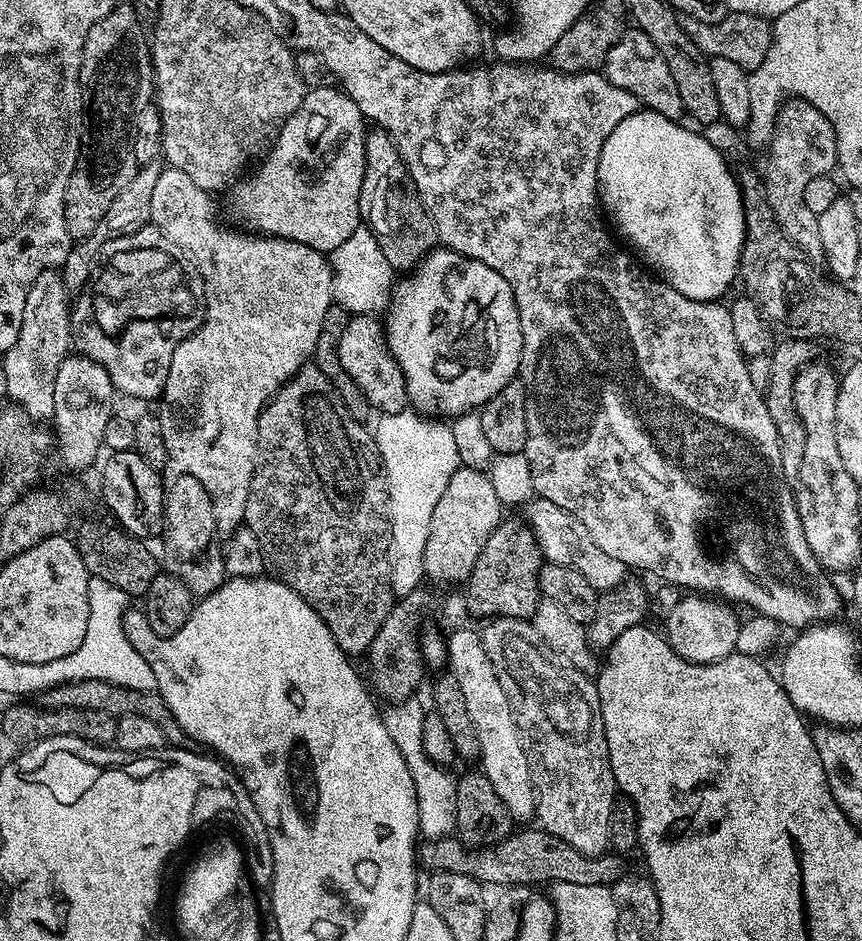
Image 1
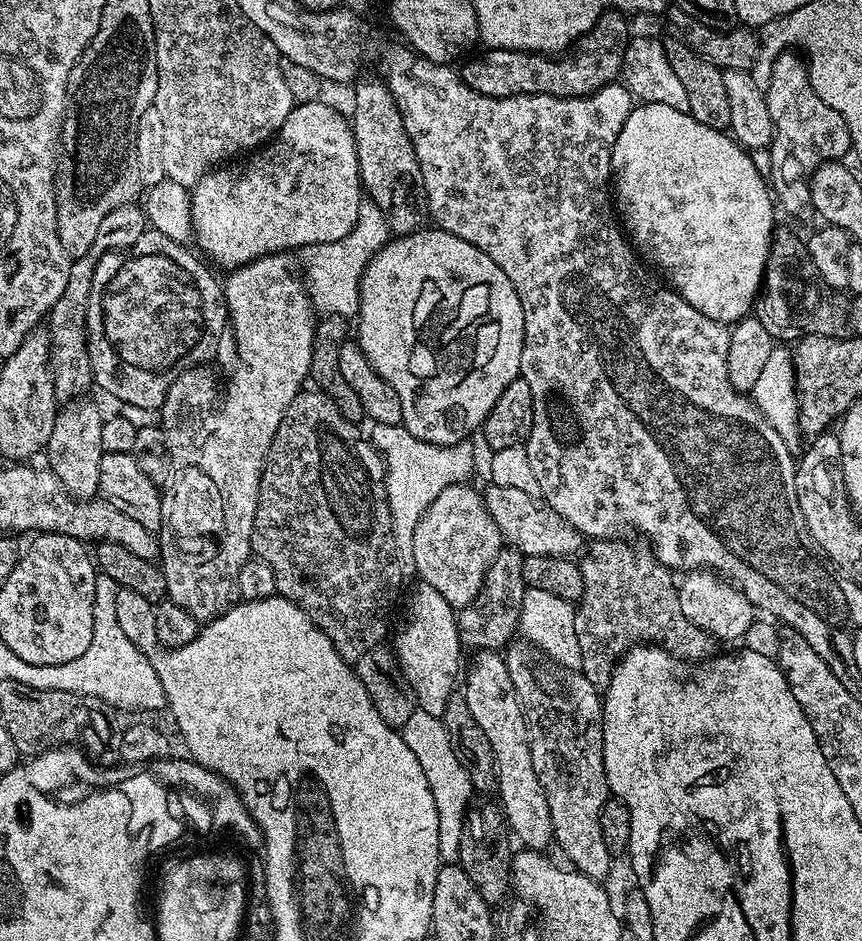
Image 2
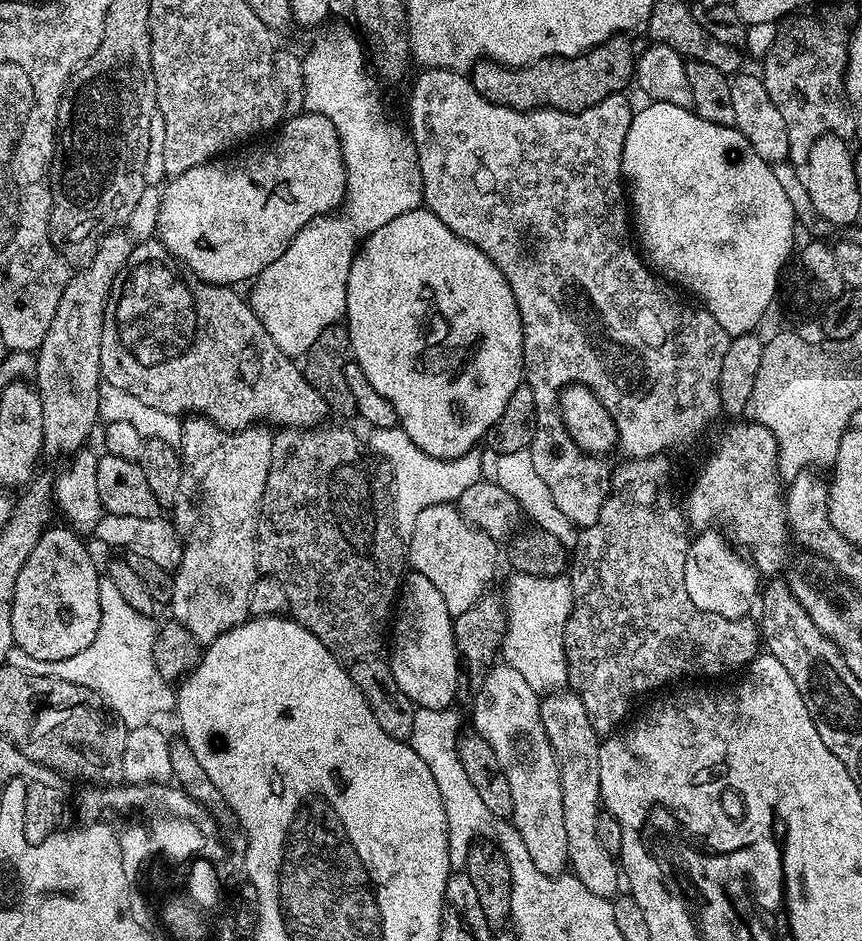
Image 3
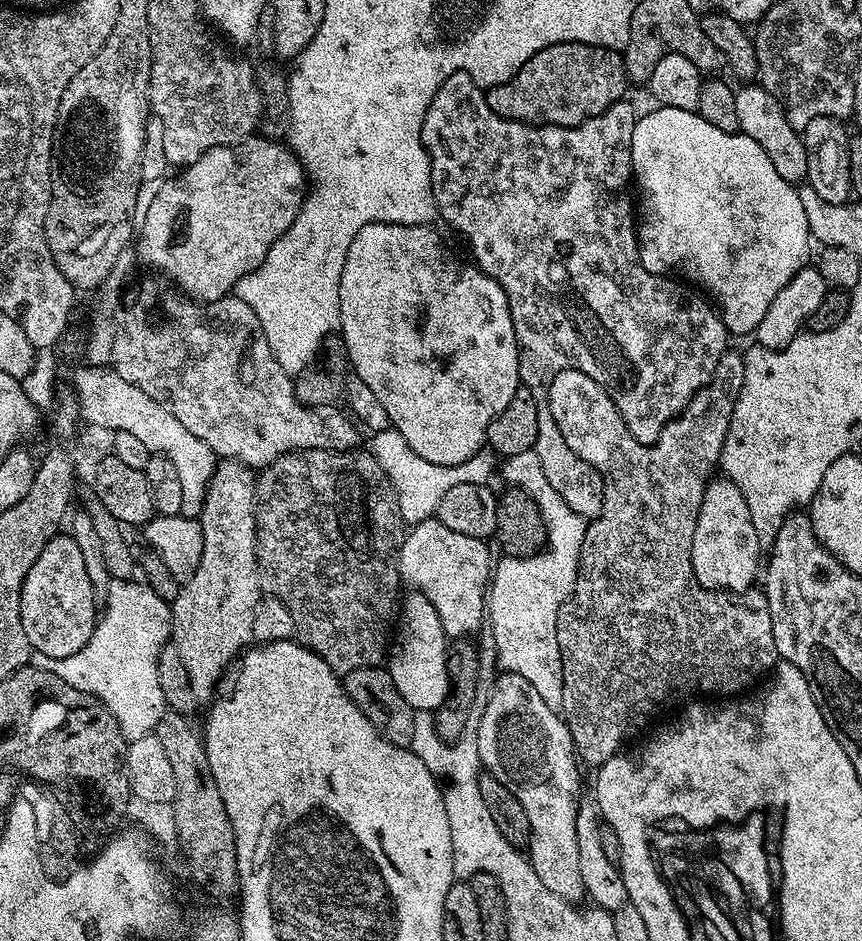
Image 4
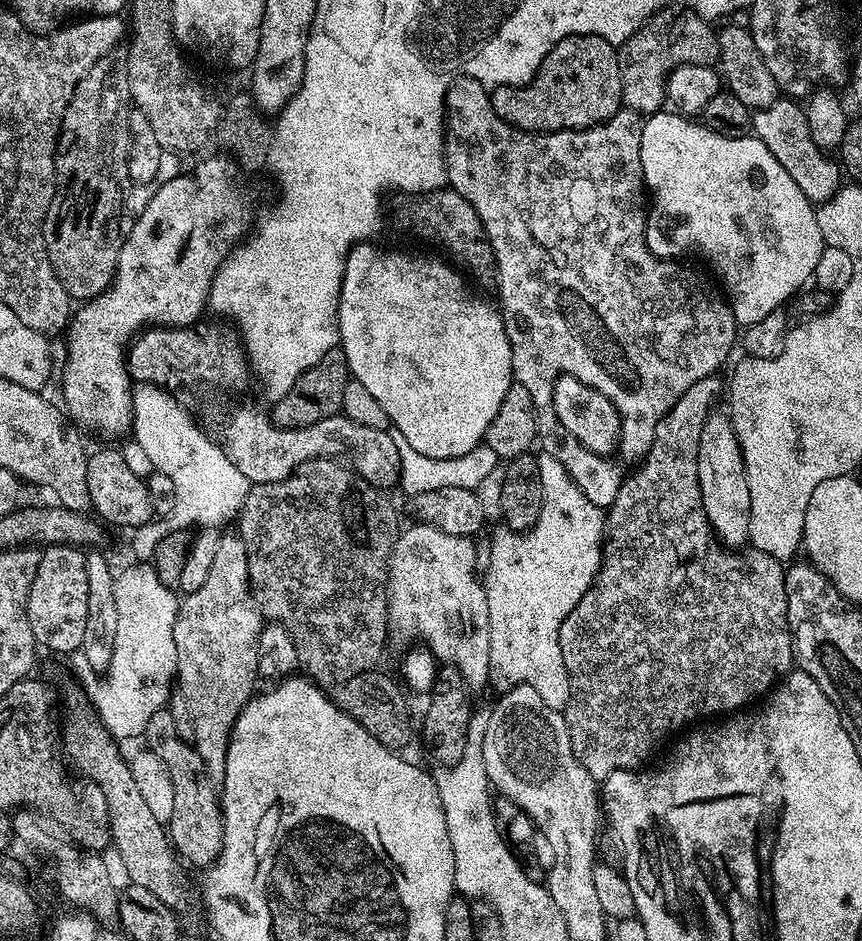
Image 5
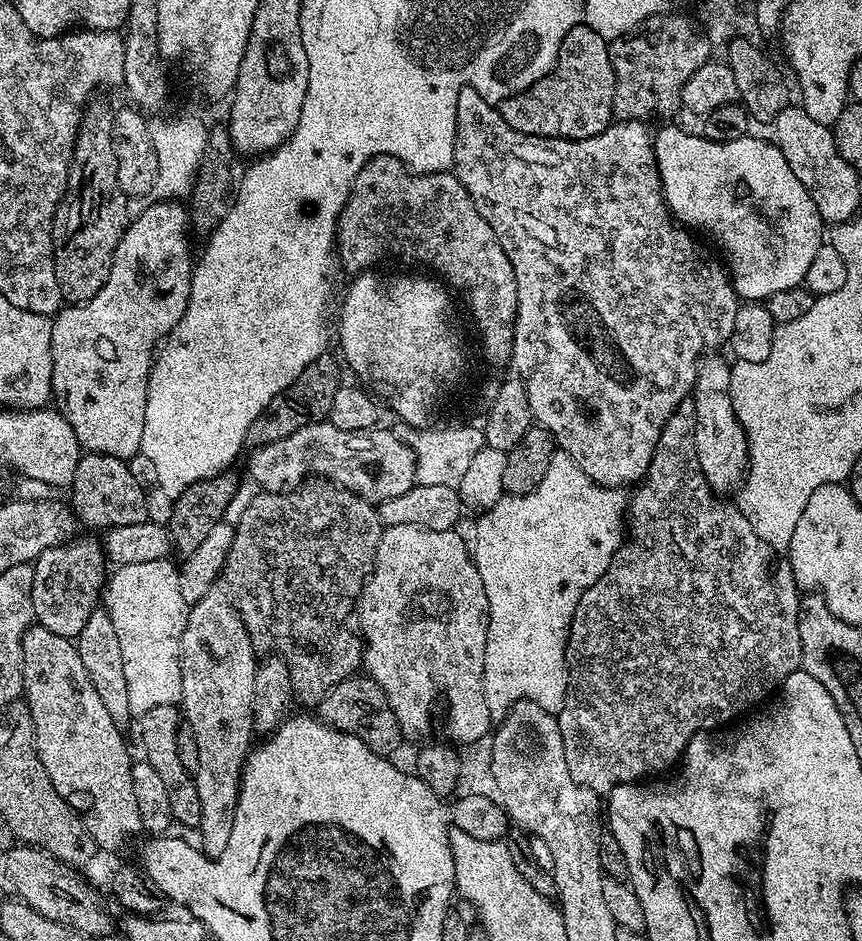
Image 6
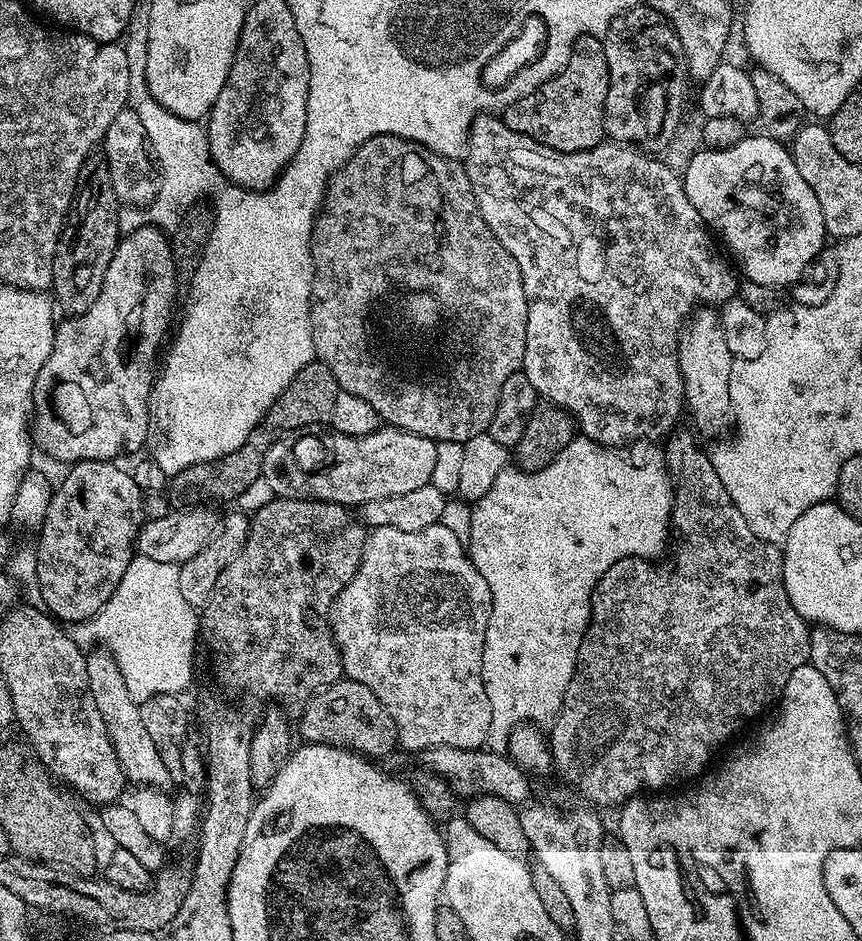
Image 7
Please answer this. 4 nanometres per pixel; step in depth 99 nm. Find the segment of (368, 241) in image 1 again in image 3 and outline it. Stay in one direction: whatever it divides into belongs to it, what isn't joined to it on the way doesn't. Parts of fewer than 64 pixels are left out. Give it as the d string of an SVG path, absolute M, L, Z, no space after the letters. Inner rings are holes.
M336 28L333 32L326 33L324 40L318 41L312 53L308 57L305 55L302 60L305 78L304 107L307 111L330 118L340 139L340 149L348 175L342 211L311 220L296 235L294 242L286 246L282 258L278 258L278 262L270 262L270 266L266 266L266 270L262 270L251 285L253 288L250 303L256 316L262 326L266 326L270 338L274 338L274 346L278 346L282 354L293 358L303 357L310 350L310 346L314 346L314 338L318 338L318 334L322 334L326 326L341 323L345 319L346 282L350 278L352 258L362 241L374 230L378 230L378 226L386 226L386 222L398 218L398 214L406 214L421 207L424 199L424 183L420 164L416 161L416 148L407 131L402 132L388 124L384 104L376 93L377 77L366 63L365 45L361 37L353 32L348 28Z

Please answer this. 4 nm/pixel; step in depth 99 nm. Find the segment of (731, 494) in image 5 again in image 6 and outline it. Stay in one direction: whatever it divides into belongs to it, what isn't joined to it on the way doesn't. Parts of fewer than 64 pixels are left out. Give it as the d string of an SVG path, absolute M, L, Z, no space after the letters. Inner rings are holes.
M705 355L701 359L696 370L696 381L690 393L696 415L694 442L708 485L717 494L728 494L724 492L730 491L732 487L735 489L746 475L748 440L744 436L744 427L738 422L732 401L732 383L730 382L732 364L724 361L720 356L712 355Z

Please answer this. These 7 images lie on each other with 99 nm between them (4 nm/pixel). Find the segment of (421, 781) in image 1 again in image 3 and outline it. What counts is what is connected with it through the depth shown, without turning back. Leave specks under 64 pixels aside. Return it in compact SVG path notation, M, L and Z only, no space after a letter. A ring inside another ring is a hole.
M417 707L414 714L414 730L411 746L430 766L430 774L434 774L434 782L438 782L438 794L442 794L442 806L446 810L446 830L448 831L448 849L453 869L460 870L467 865L468 850L481 838L491 842L500 836L500 819L486 808L477 790L474 790L470 776L459 757L459 740L462 735L460 716L455 710L435 712Z

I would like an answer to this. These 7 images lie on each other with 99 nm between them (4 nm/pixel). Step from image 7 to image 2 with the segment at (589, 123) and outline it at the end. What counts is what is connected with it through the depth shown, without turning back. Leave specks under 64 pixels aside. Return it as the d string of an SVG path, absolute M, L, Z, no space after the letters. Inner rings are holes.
M605 12L598 23L563 54L488 48L483 50L484 52L477 51L469 55L459 65L458 71L462 82L466 82L470 90L478 90L478 94L486 94L490 98L550 94L569 100L589 96L602 90L607 84L617 83L621 79L624 71L624 51L630 39L628 20L629 17L623 12Z

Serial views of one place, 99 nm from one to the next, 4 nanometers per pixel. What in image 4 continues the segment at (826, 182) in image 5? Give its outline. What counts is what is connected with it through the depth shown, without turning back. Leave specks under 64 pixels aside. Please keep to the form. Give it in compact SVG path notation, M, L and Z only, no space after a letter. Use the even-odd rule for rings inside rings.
M748 82L736 88L735 104L738 105L738 122L740 132L745 136L754 138L762 150L766 150L766 158L774 165L774 170L786 178L786 182L799 185L808 174L808 159L806 158L806 146L804 145L803 135L786 118L784 108L759 83Z

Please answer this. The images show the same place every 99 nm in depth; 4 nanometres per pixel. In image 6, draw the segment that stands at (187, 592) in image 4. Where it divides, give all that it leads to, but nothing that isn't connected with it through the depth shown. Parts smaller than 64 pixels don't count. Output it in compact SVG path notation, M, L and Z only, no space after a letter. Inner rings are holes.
M213 590L206 594L206 598L202 598L199 602L191 605L188 610L188 621L186 622L186 630L182 630L182 642L180 643L180 673L182 674L182 716L186 721L187 727L192 729L198 742L198 770L194 774L196 781L196 789L198 790L198 798L200 799L200 822L198 831L200 831L199 847L203 849L207 855L215 858L222 854L222 850L226 850L226 842L230 842L230 830L234 830L234 818L236 817L236 800L240 797L240 778L244 774L244 762L248 759L250 749L253 747L254 725L252 723L252 703L254 702L254 682L256 681L256 670L258 667L258 649L252 645L250 634L246 630L246 626L242 622L242 618L236 612L236 608L232 605L231 599L224 590Z

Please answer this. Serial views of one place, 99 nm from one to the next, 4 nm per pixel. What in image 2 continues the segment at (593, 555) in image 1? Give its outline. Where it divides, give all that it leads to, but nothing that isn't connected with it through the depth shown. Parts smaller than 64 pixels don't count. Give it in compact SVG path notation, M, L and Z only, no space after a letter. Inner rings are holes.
M487 485L482 495L484 505L494 518L494 526L498 526L501 541L509 549L515 550L521 556L567 556L575 557L585 547L585 537L562 514L558 514L543 499L526 494L526 490L518 490L514 486Z

